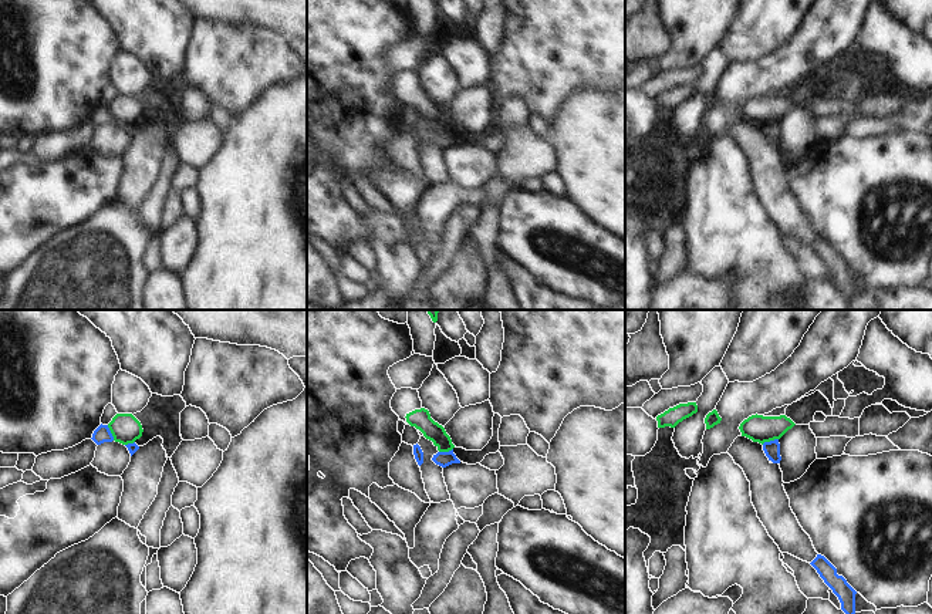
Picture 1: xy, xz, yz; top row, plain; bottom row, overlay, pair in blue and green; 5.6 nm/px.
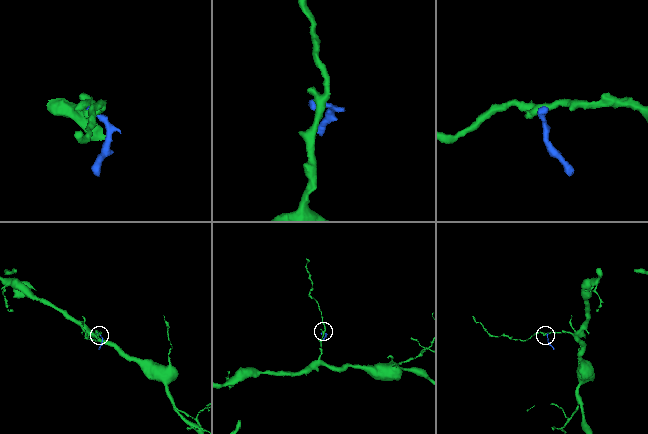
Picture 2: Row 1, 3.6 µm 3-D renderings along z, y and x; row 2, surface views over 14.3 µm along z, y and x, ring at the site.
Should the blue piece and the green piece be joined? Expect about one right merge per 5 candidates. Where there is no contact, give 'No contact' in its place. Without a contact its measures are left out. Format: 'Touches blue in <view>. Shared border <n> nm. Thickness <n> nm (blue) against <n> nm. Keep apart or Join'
Touches blue in yz. Shared border 100 nm. Thickness 90 nm (blue) against 150 nm. Keep apart.

